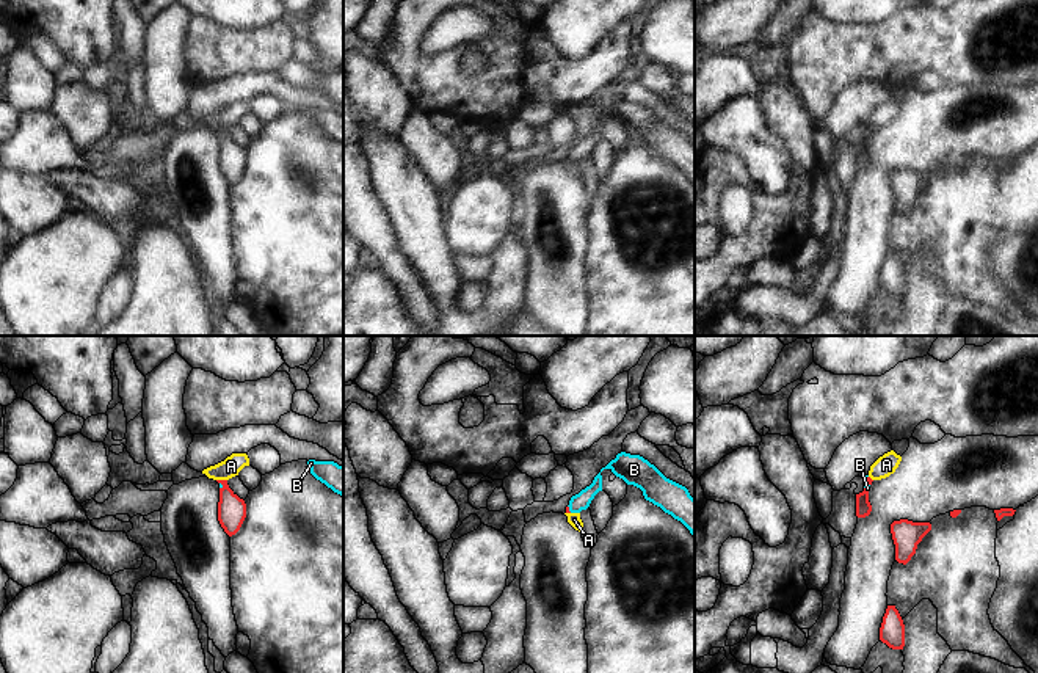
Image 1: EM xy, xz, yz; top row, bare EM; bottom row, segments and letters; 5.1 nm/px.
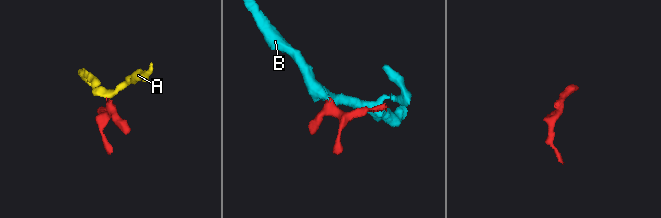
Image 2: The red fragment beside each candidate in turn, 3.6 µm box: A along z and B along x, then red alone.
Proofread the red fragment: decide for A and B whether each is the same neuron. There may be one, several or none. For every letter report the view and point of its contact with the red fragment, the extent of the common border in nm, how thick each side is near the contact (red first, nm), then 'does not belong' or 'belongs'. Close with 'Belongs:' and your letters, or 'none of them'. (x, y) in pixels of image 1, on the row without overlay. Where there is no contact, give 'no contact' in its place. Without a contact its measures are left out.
A: xy (221, 129) | 60 nm | 140/100 nm | does not belong
B: yz (866, 132) | 90 nm | 40/20 nm | belongs
Belongs: B

